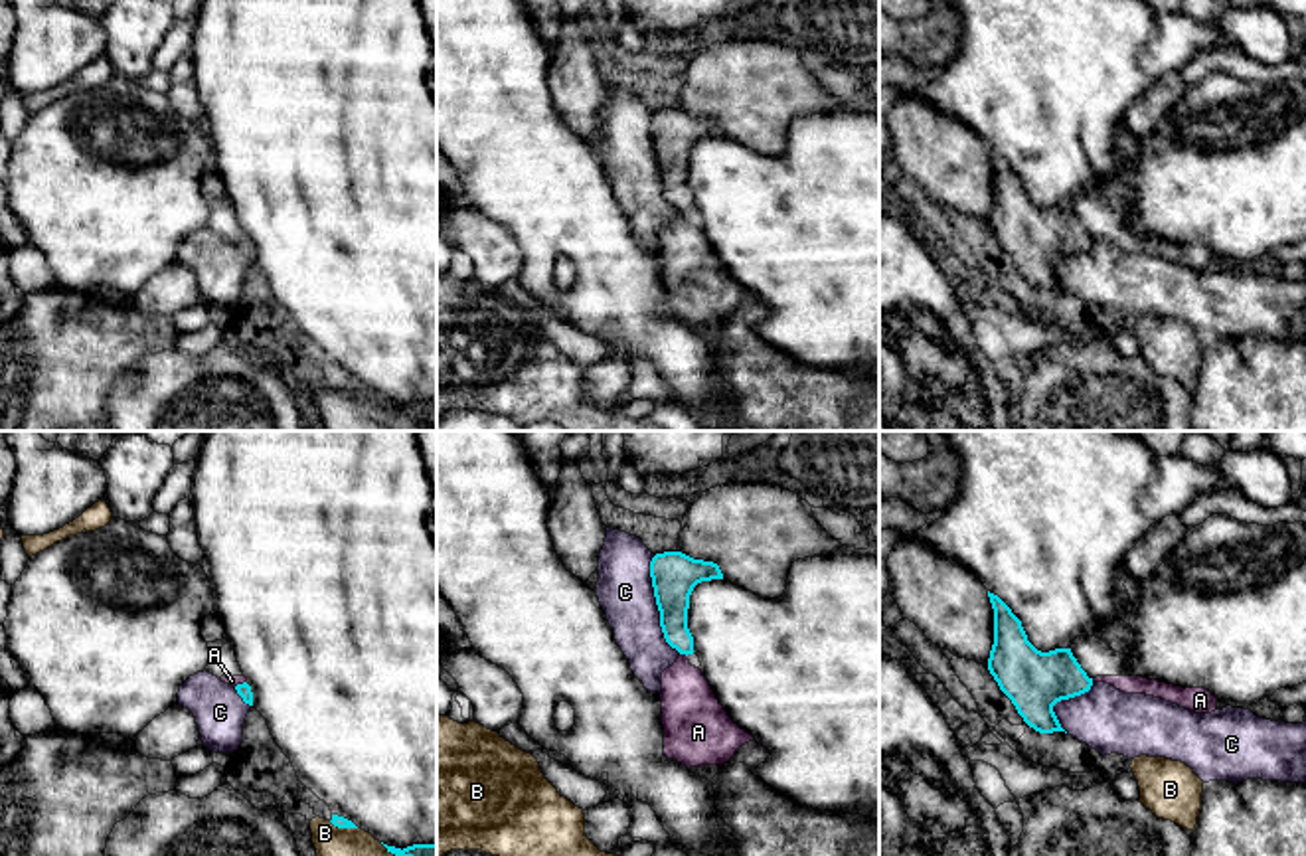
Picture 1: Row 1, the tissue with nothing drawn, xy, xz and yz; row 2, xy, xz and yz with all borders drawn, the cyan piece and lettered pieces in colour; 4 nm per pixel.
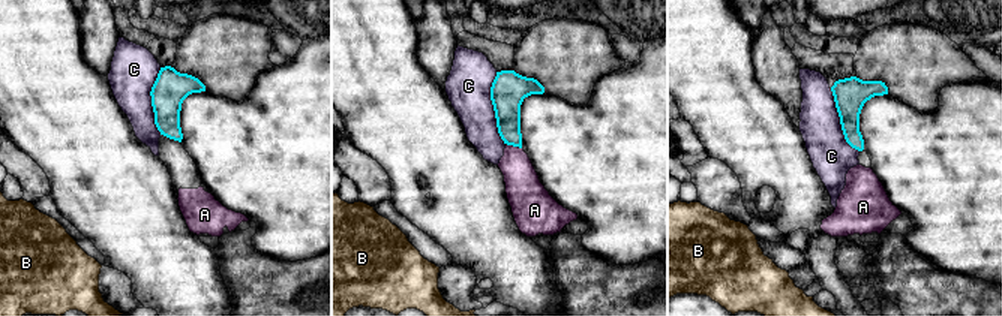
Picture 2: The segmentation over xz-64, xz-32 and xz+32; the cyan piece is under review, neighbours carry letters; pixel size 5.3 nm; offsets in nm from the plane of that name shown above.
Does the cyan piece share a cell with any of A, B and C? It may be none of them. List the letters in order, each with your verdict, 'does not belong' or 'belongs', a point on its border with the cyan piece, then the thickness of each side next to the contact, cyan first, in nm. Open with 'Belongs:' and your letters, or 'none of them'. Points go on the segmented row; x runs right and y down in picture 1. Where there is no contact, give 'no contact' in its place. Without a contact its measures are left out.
Belongs: none of them
A: does not belong; contact xz (684, 653); calibres 140 and 240 nm
B: does not belong; contact xy (342, 827); calibres 50 and 130 nm
C: does not belong; contact xz (656, 603); calibres 190 and 220 nm

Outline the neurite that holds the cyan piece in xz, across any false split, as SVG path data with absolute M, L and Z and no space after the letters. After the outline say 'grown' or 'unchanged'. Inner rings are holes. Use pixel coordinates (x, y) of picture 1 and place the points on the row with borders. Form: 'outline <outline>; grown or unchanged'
outline M664 552L652 557L650 577L666 642L680 654L694 654L688 629L690 595L701 581L723 579L719 565L682 552Z; unchanged

